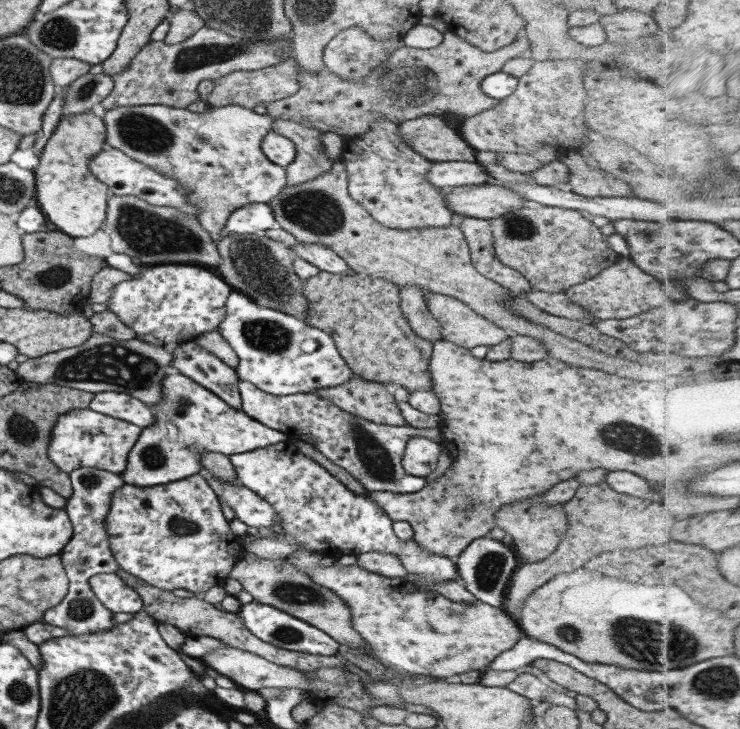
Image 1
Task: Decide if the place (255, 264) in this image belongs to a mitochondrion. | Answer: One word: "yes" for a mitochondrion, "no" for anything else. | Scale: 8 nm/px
yes

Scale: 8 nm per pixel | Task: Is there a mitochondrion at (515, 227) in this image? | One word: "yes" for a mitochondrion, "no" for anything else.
yes

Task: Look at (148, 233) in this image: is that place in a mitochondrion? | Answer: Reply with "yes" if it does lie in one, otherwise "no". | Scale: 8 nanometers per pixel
yes

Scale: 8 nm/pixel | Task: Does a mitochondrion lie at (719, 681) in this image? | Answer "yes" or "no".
yes

